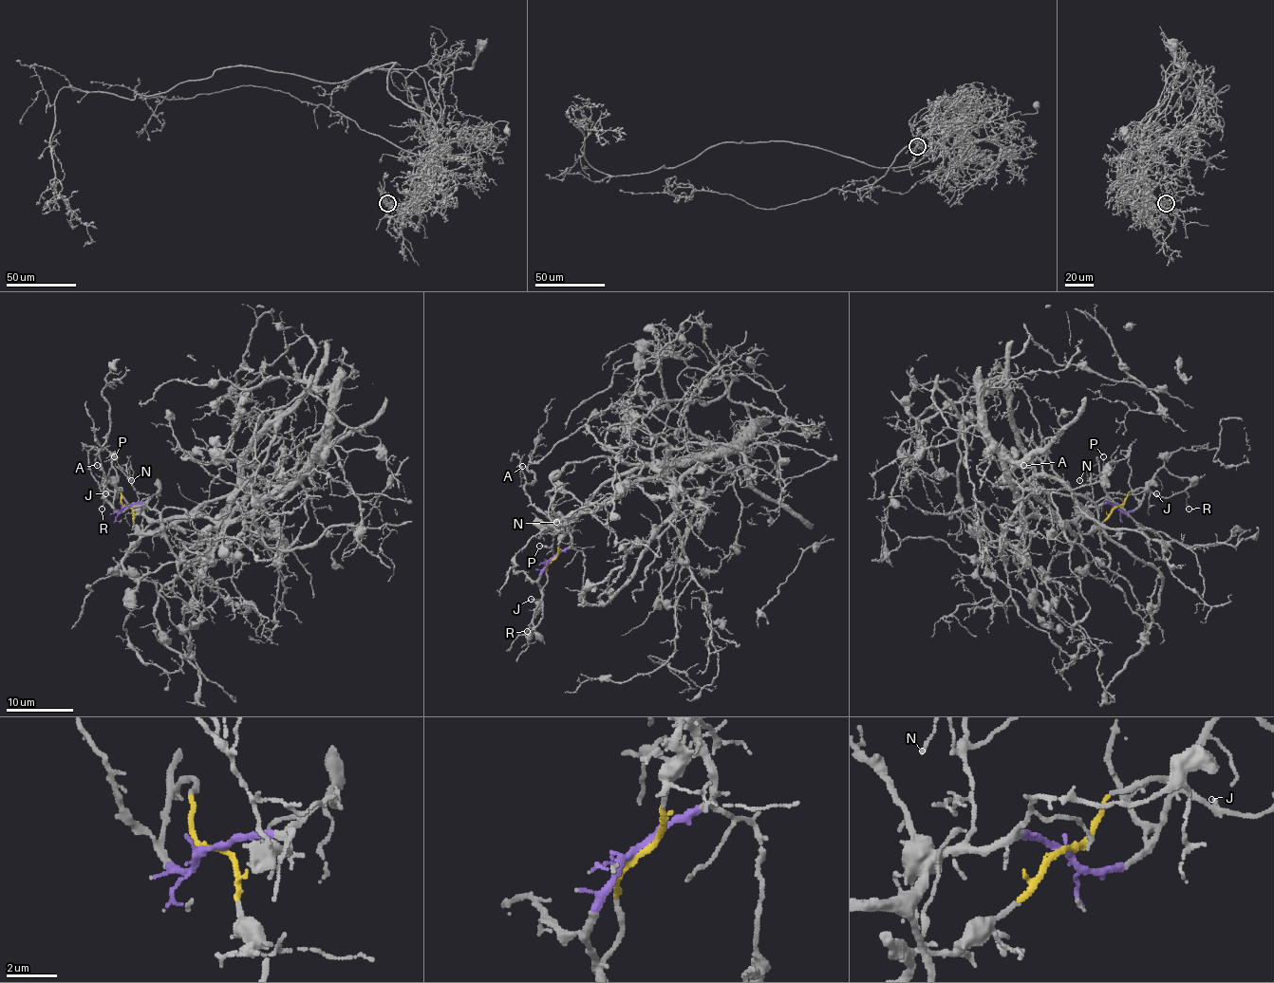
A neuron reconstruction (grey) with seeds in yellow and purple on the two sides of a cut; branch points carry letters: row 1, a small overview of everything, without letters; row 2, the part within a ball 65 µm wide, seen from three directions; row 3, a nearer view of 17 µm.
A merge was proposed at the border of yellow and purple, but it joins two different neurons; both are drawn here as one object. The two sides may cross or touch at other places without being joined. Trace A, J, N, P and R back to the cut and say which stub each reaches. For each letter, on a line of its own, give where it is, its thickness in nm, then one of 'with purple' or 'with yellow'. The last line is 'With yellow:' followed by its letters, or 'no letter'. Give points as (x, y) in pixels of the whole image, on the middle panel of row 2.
A: place (522, 466); calibre 120 nm; with purple
J: place (531, 599); calibre 130 nm; with yellow
N: place (556, 522); calibre 130 nm; with purple
P: place (539, 546); calibre 120 nm; with purple
R: place (527, 631); calibre 100 nm; with yellow
With yellow: J, R

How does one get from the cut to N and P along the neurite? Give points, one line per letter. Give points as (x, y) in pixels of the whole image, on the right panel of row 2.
N: (1116, 506), (1103, 503), (1093, 506), (1093, 488), (1084, 469), (1079, 481)
P: (1116, 506), (1108, 503), (1092, 505), (1092, 481), (1103, 471), (1103, 457)

